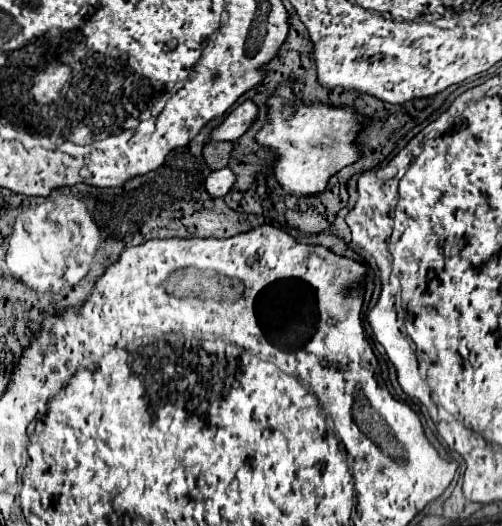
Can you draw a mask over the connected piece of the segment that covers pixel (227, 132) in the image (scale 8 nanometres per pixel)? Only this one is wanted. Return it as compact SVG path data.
M244 100L224 122L222 126L214 128L210 132L212 140L238 140L256 120L258 116L258 106L254 100Z

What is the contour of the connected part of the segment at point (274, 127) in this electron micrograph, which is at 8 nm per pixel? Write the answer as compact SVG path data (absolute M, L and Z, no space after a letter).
M286 84L268 100L268 124L258 132L256 140L262 146L274 148L278 154L278 164L274 166L276 180L282 184L284 192L294 196L318 194L326 188L332 174L344 166L356 162L360 150L354 144L364 118L354 114L354 108L332 108L324 104L302 104Z

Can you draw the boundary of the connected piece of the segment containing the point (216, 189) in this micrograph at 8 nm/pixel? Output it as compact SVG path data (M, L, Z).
M226 166L226 168L220 168L220 170L214 170L208 180L206 180L206 190L210 196L218 198L218 196L226 196L230 192L230 188L234 186L236 182L236 174Z

